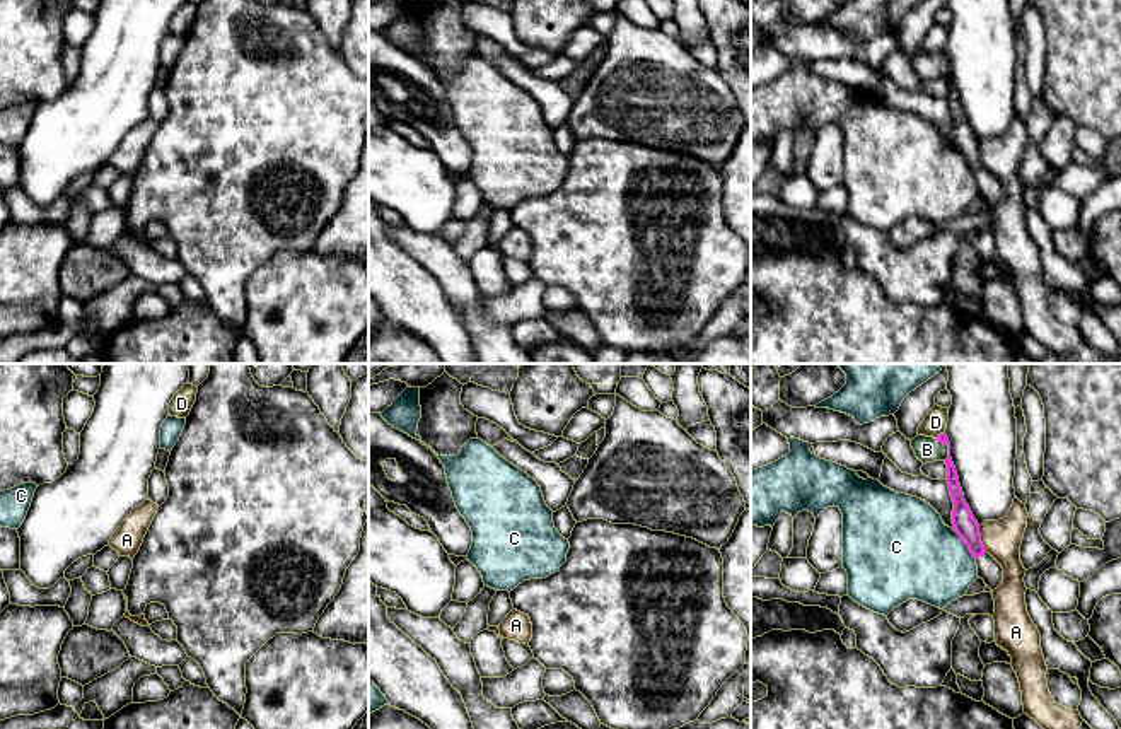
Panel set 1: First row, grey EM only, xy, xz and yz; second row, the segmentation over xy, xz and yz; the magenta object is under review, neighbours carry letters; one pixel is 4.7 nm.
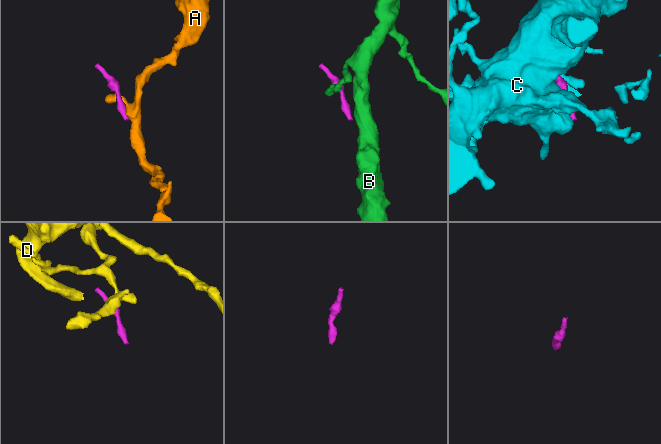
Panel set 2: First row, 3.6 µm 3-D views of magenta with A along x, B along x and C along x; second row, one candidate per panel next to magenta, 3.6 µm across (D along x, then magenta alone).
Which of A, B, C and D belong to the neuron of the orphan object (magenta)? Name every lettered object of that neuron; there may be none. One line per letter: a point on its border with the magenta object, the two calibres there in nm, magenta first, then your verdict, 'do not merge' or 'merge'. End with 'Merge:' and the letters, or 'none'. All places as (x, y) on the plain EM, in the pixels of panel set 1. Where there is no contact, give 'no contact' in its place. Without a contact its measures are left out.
A: yz (980, 157) | 110/180 nm | do not merge
B: yz (949, 65) | 60/120 nm | do not merge
C: yz (966, 161) | 110/400 nm | do not merge
D: yz (940, 52) | 60/110 nm | do not merge
Merge: none

